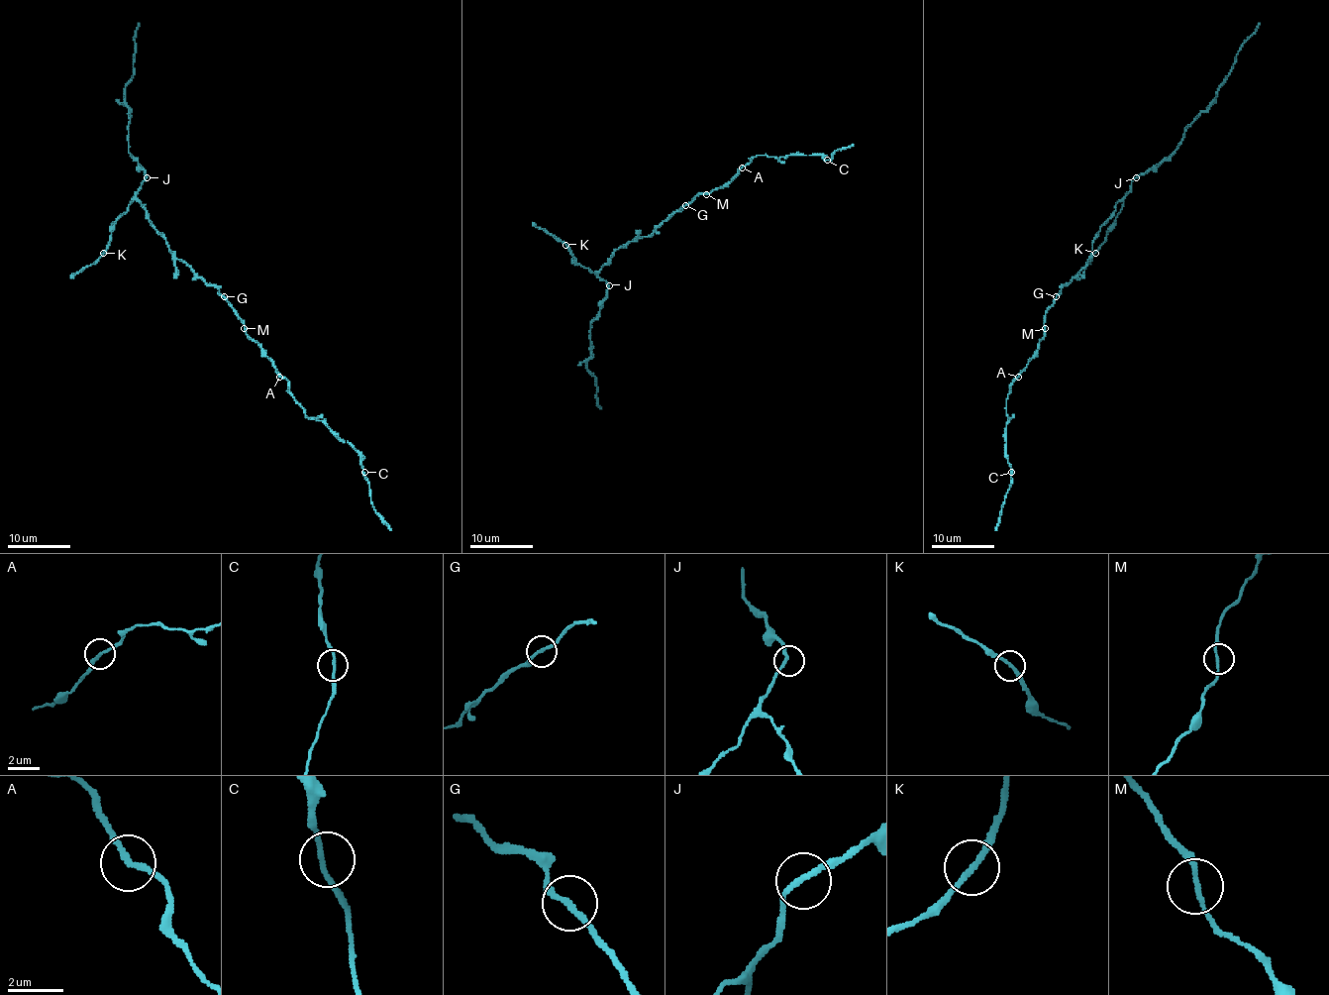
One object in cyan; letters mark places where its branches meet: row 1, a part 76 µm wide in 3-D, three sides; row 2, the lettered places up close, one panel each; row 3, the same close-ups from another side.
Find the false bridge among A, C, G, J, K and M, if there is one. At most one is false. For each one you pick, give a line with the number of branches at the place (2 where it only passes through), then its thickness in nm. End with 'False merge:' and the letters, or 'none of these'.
False merge: none of these

